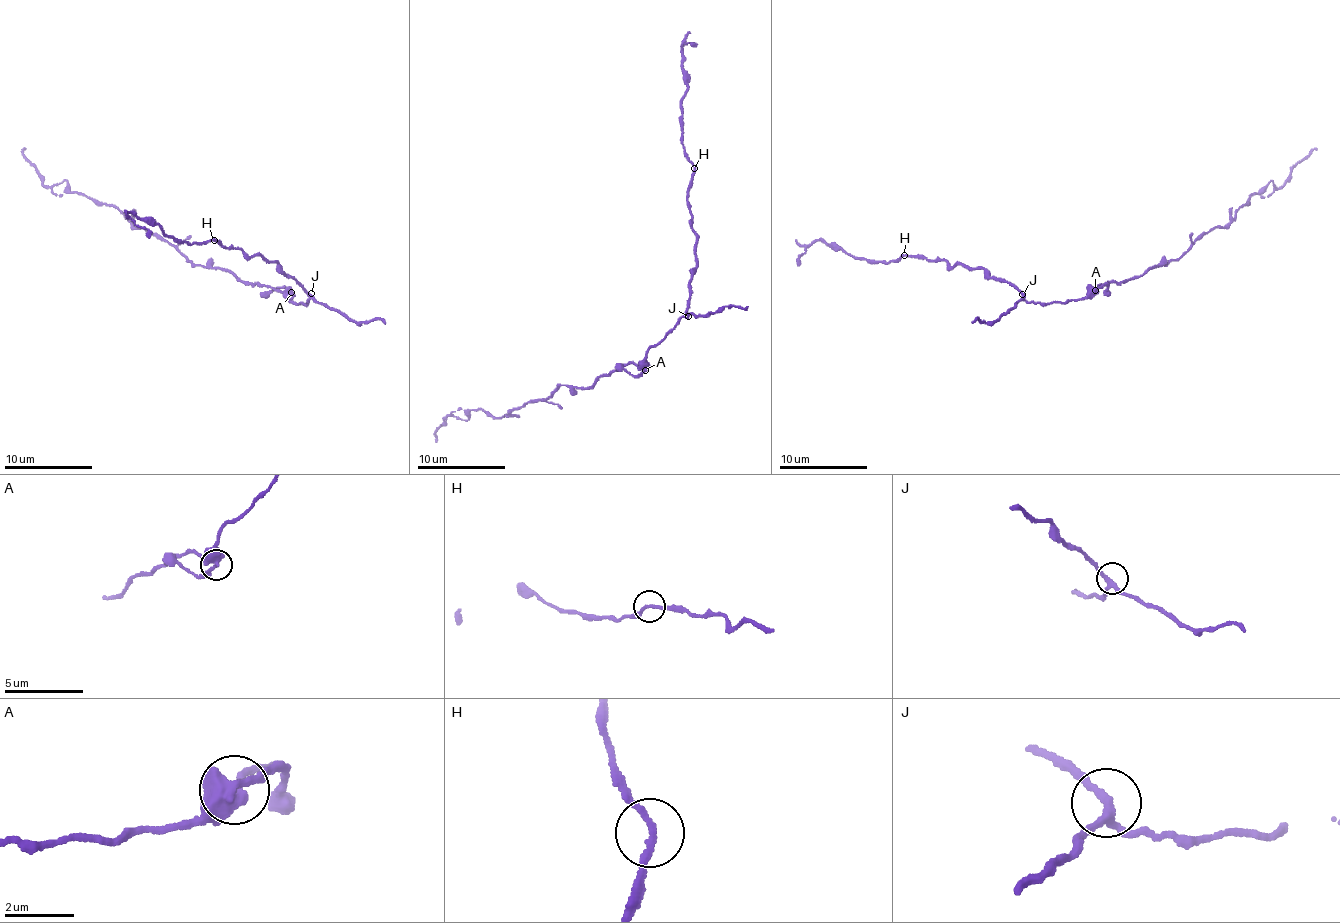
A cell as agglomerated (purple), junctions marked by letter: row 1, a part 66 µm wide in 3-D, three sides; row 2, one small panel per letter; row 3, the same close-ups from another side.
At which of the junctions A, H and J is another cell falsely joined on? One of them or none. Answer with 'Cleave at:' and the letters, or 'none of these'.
Cleave at: A

